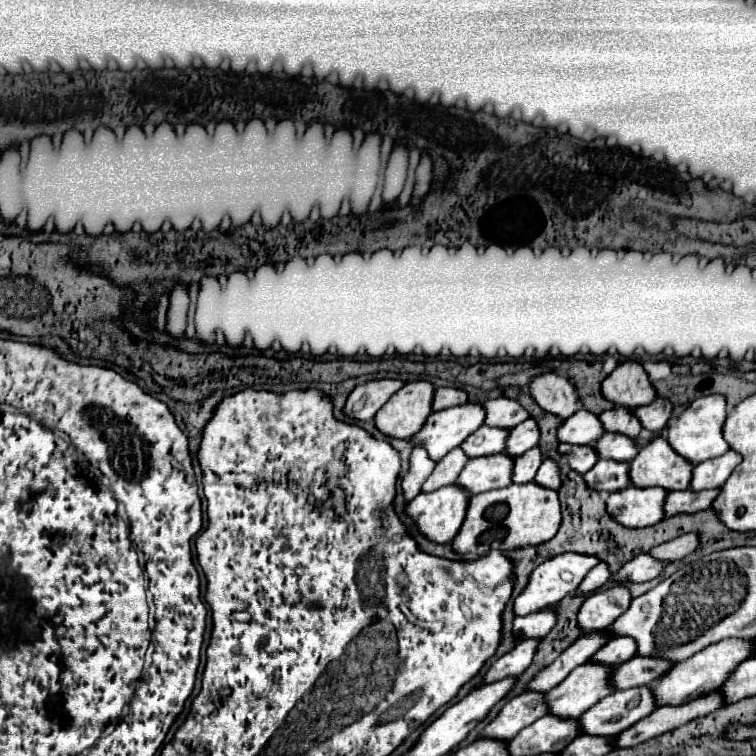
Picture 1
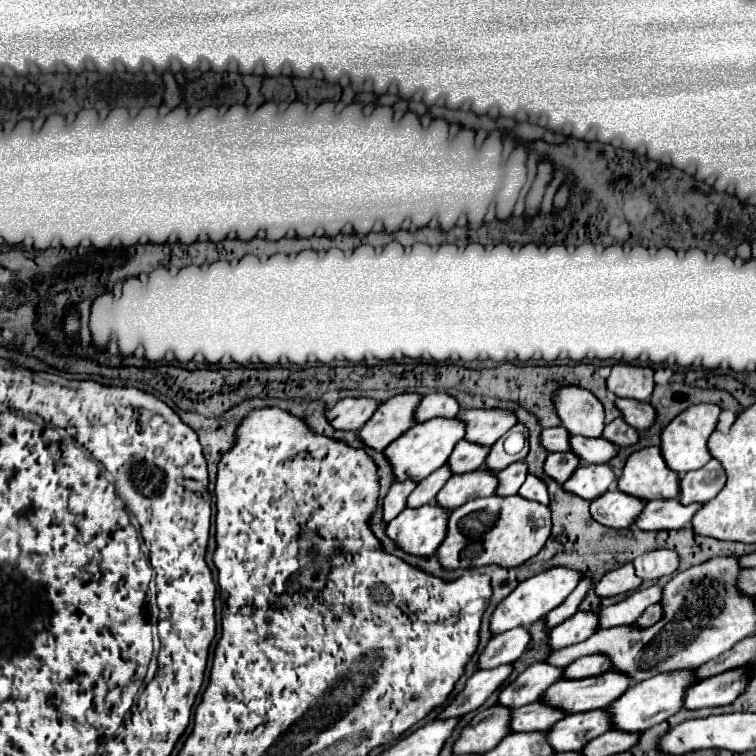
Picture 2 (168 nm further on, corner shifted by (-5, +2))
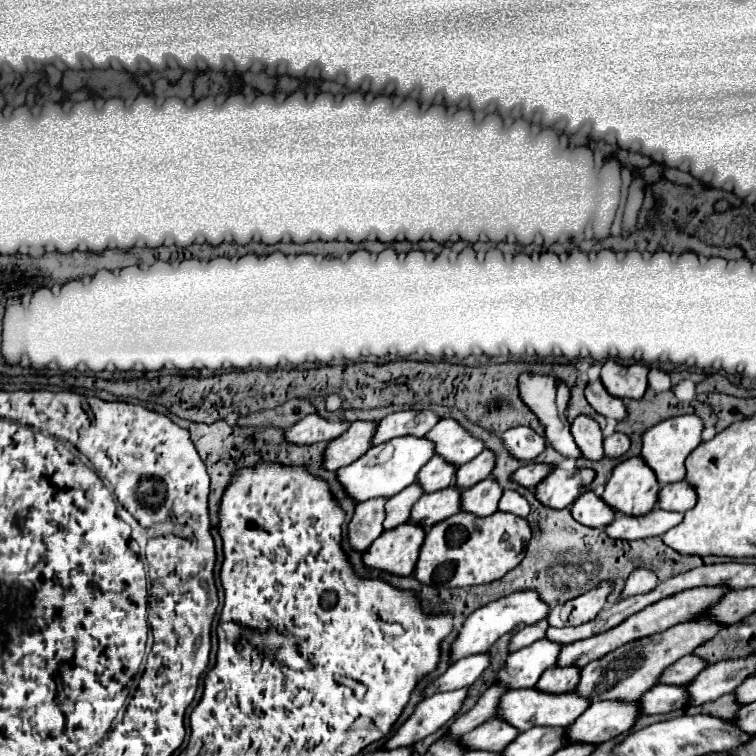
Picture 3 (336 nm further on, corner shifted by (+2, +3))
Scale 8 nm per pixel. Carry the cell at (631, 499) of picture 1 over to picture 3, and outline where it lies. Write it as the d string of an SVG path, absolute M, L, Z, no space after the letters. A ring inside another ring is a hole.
M592 490L582 492L570 510L580 524L592 528L606 528L616 518L616 512L612 512L612 508L608 508L608 504Z

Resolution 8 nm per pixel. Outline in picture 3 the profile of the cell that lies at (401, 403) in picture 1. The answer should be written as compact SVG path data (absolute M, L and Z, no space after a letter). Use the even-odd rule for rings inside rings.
M376 420L352 422L348 432L330 440L324 454L326 468L338 470L342 466L356 462L362 456L362 452L368 452L368 448L372 448L372 436L376 434L376 428L378 428Z

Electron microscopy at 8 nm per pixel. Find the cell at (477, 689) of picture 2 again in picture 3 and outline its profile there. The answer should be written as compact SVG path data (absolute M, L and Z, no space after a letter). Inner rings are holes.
M458 688L452 692L438 692L430 698L424 698L416 706L414 714L384 744L384 748L410 746L410 744L434 734L438 728L442 728L446 722L450 722L460 712L466 694L468 694L468 688Z

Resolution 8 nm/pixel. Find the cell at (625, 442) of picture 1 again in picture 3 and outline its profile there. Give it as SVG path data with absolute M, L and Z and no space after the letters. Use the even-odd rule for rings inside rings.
M522 374L520 376L520 396L532 408L532 412L540 418L540 422L546 426L546 438L550 444L562 454L562 456L572 456L572 458L582 458L580 448L576 448L576 442L572 440L570 434L570 424L566 420L566 404L568 404L568 388L564 382L560 382L554 376L536 376L536 374Z

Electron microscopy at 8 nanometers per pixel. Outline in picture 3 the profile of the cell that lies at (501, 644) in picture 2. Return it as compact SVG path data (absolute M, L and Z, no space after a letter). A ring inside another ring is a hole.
M482 652L482 654L476 654L476 656L462 658L456 664L452 664L436 682L426 686L424 692L426 692L426 696L432 696L436 692L470 686L482 676L482 672L488 666L490 666L490 652Z

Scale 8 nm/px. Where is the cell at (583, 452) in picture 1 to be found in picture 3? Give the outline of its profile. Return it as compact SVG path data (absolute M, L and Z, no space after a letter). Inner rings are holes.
M540 462L540 464L526 464L526 466L522 466L522 468L518 468L514 474L512 474L512 478L518 482L518 484L522 484L522 486L526 486L526 488L534 488L540 480L544 480L546 476L548 476L548 472L552 472L554 470L554 466L552 464L544 464L544 462Z

